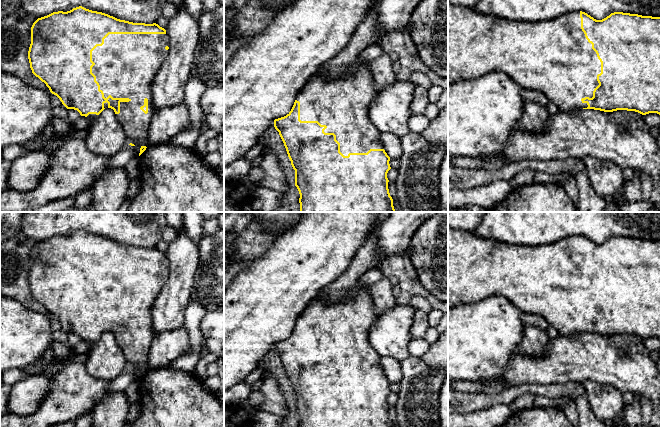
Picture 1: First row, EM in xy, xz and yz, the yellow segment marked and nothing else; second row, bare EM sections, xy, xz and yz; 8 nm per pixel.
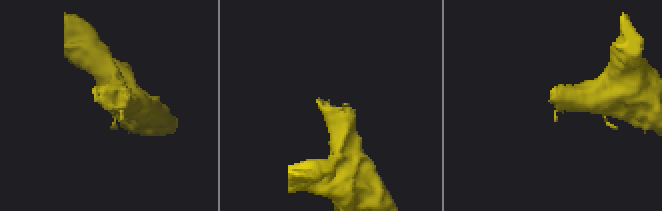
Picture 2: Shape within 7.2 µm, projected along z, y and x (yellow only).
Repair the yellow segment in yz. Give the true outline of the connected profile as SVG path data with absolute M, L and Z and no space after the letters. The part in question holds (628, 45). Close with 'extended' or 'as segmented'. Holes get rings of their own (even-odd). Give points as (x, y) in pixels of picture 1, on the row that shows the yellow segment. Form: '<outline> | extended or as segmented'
M448 3L448 84L460 80L476 79L490 72L504 72L522 89L537 90L543 93L549 102L555 104L561 111L594 109L613 112L627 110L642 115L649 113L660 115L660 17L614 12L602 20L596 20L585 12L576 11L562 14L552 20L526 22L482 14L474 7L456 6Z | extended

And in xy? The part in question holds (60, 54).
M79 6L67 12L53 12L33 23L28 59L32 73L46 84L67 109L77 110L90 120L105 108L113 109L129 145L141 147L140 156L150 144L149 123L155 112L152 81L165 61L168 46L166 30L156 23L133 23Z | extended

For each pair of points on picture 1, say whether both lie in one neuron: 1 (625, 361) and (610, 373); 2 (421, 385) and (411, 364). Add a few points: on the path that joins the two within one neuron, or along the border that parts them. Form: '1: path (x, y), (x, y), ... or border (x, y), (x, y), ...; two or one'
1: path (621, 362), (614, 369); one
2: path (419, 380), (414, 369); one

